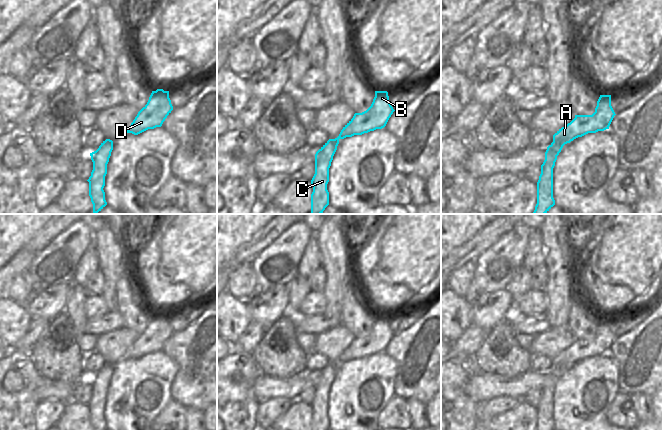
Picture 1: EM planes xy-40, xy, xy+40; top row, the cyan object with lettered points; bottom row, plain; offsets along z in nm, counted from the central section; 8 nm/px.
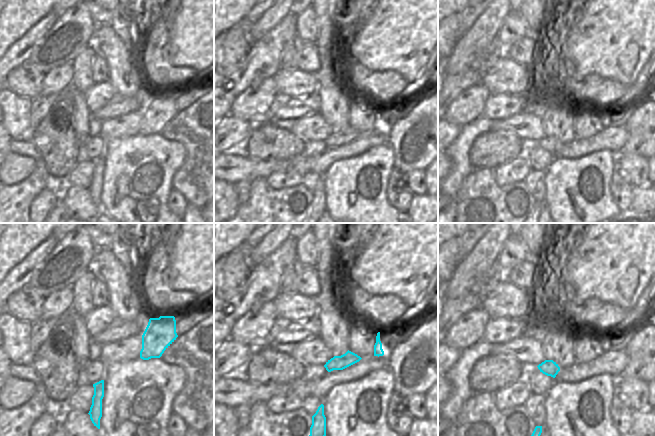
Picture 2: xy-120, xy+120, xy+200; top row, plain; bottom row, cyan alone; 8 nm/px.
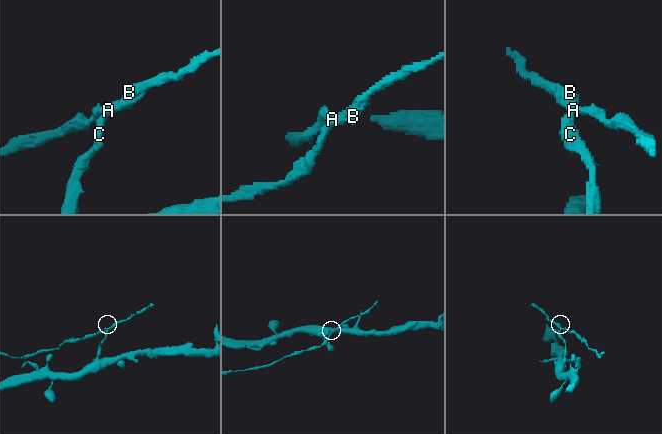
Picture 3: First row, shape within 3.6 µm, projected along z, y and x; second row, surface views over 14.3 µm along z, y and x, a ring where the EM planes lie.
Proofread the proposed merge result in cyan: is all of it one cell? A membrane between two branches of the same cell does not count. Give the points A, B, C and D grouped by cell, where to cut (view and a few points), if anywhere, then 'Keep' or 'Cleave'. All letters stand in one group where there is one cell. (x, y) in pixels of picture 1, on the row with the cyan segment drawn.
Groups: A B D / C. Split along xy+40 (553, 140), (559, 143), (566, 143). Cleave

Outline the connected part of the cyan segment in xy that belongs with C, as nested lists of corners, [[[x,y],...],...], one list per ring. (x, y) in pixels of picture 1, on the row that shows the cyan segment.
[[[329,139],[315,154],[315,174],[311,180],[311,214],[322,214],[329,205],[329,168],[337,150],[339,139]]]

